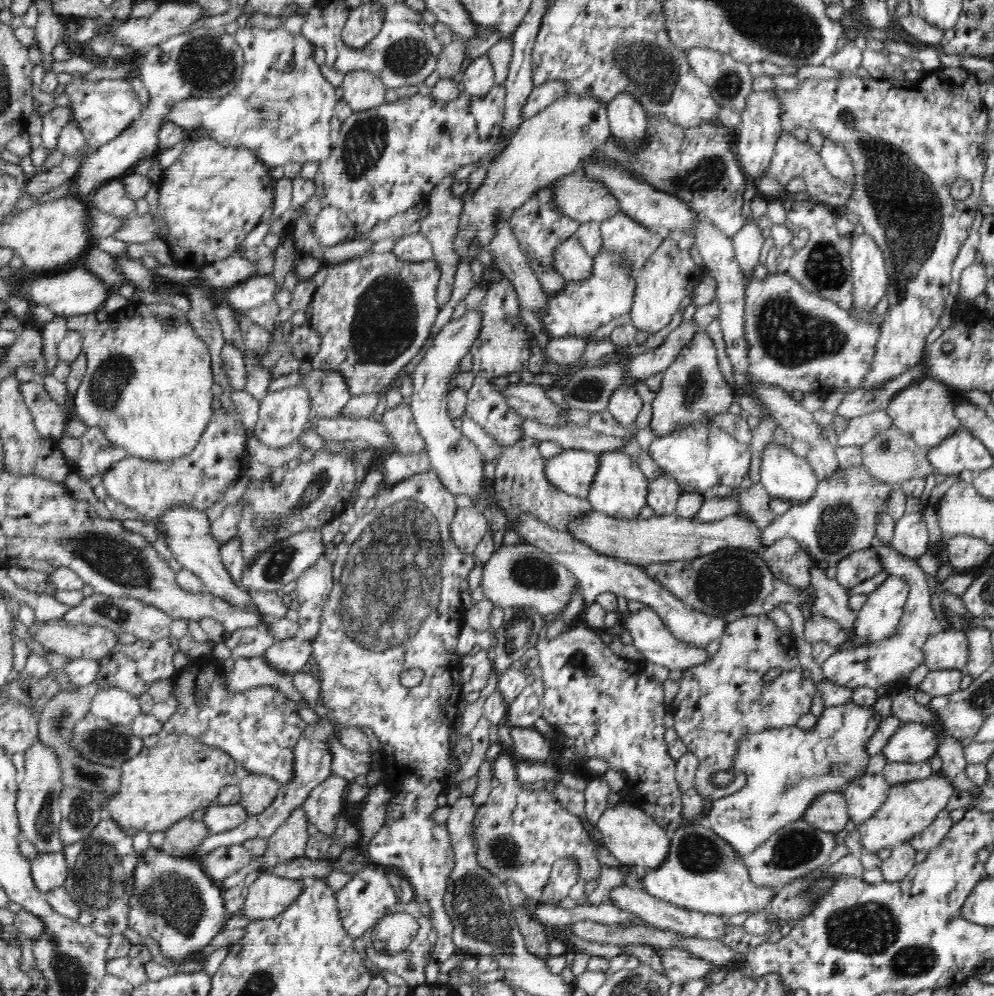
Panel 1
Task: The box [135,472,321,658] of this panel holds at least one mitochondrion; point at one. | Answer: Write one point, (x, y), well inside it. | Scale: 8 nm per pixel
(276, 564)

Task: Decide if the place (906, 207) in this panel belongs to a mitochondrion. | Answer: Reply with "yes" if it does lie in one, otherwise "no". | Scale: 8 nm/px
yes

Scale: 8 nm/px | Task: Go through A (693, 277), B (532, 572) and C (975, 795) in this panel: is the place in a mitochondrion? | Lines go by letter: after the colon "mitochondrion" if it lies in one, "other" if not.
A: other
B: mitochondrion
C: other

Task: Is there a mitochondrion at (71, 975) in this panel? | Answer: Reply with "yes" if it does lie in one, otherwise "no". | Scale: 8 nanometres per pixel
yes

